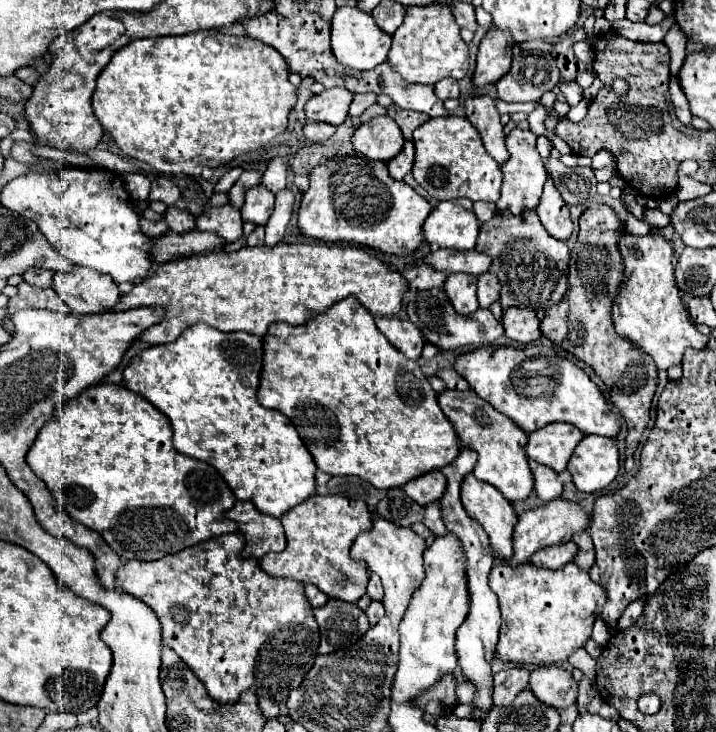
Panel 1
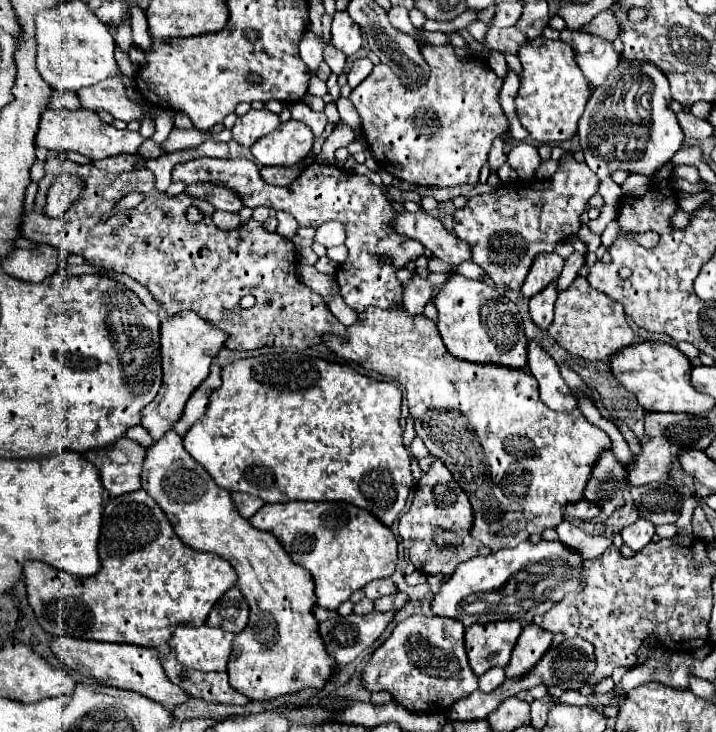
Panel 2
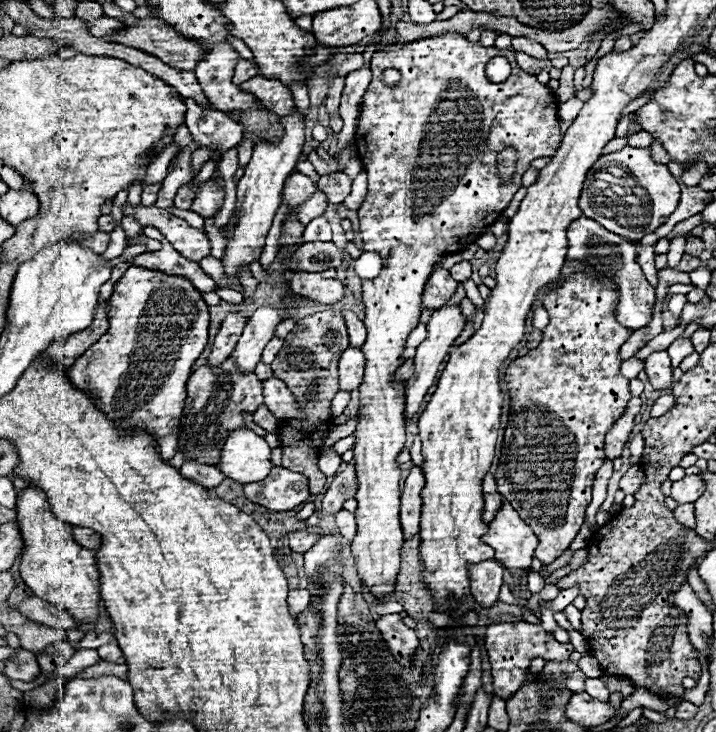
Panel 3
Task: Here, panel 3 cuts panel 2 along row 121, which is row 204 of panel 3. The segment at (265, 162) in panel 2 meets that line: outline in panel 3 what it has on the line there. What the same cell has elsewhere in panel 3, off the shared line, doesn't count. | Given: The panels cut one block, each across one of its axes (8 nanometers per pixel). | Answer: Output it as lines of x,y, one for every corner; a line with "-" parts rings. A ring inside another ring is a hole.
294,172
294,174
290,174
290,178
286,180
284,190
282,190
282,196
284,196
286,204
288,204
292,210
296,210
296,206
302,204
308,196
312,196
314,190
316,190
316,184
314,184
308,176

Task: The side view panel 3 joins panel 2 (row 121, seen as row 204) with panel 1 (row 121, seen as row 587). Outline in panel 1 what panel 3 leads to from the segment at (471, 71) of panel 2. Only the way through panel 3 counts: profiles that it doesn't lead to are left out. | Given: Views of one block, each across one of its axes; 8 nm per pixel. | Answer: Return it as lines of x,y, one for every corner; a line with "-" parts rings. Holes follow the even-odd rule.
376,116
356,128
352,144
358,156
388,162
402,150
404,136
400,126
390,116

